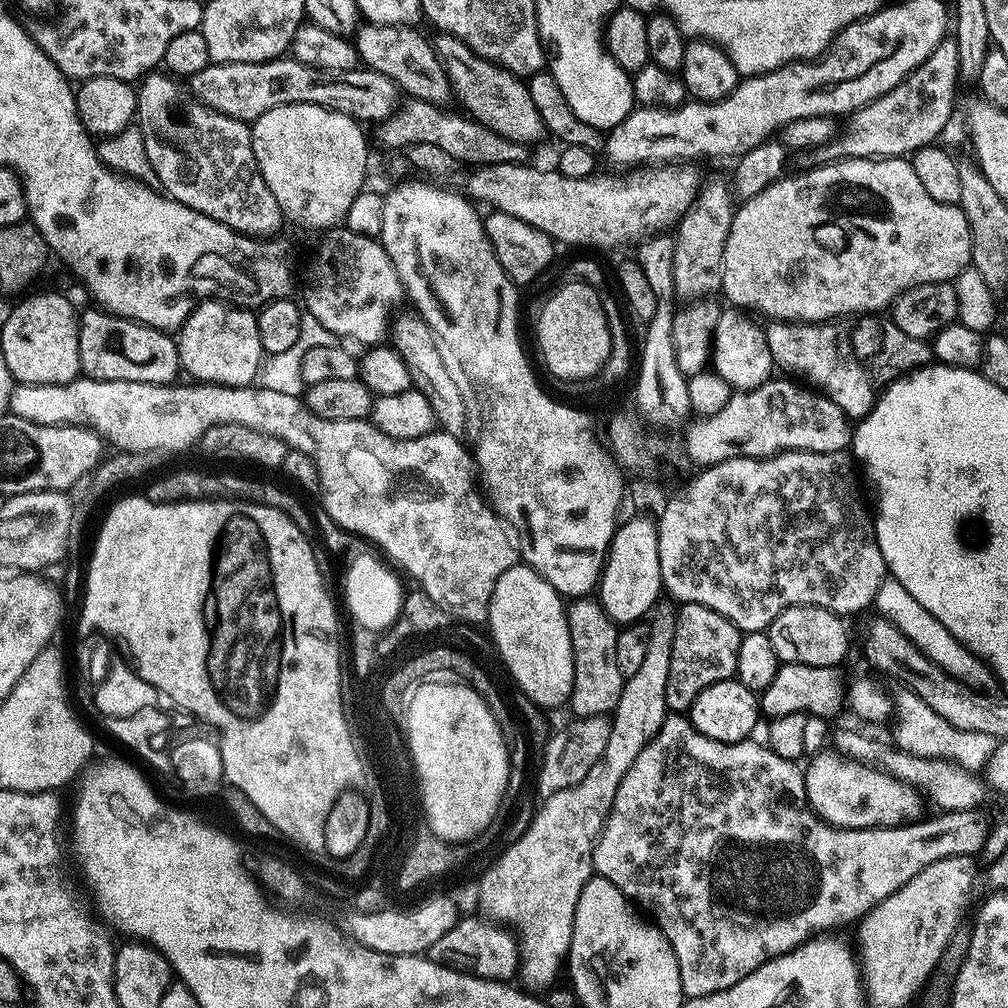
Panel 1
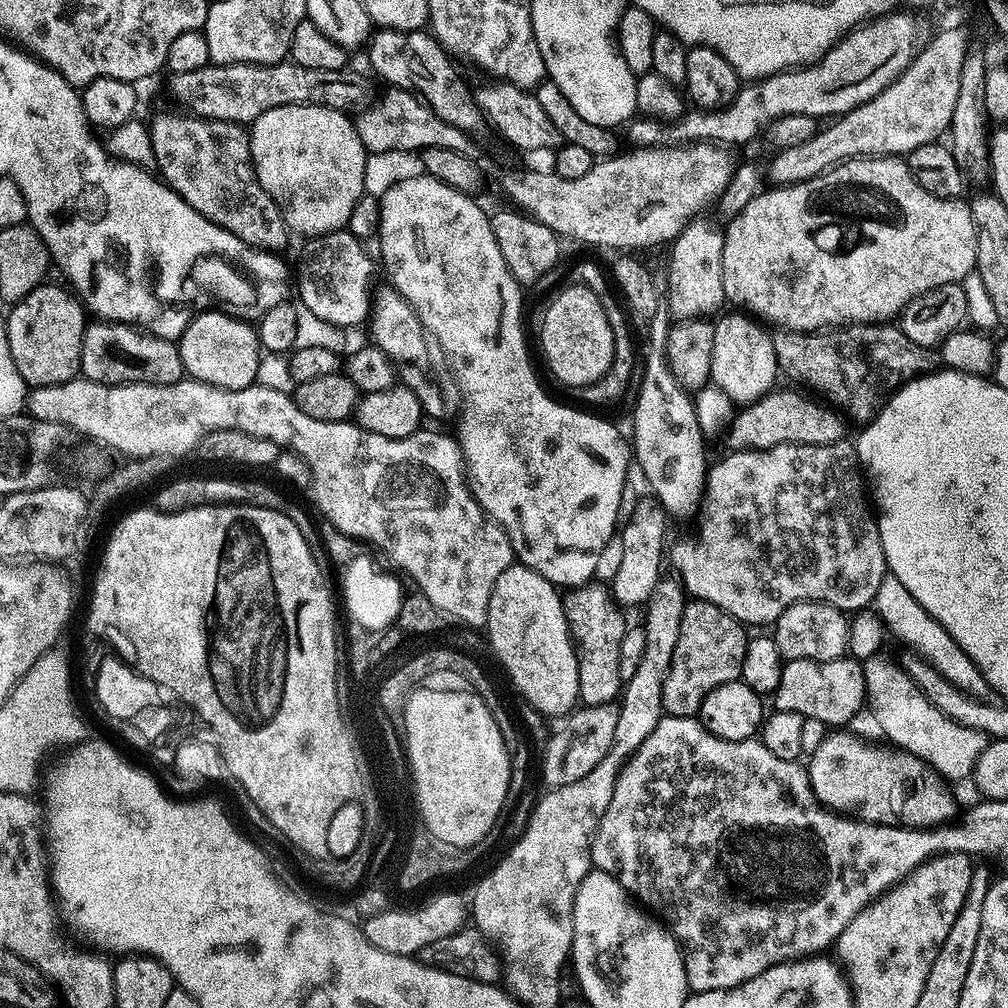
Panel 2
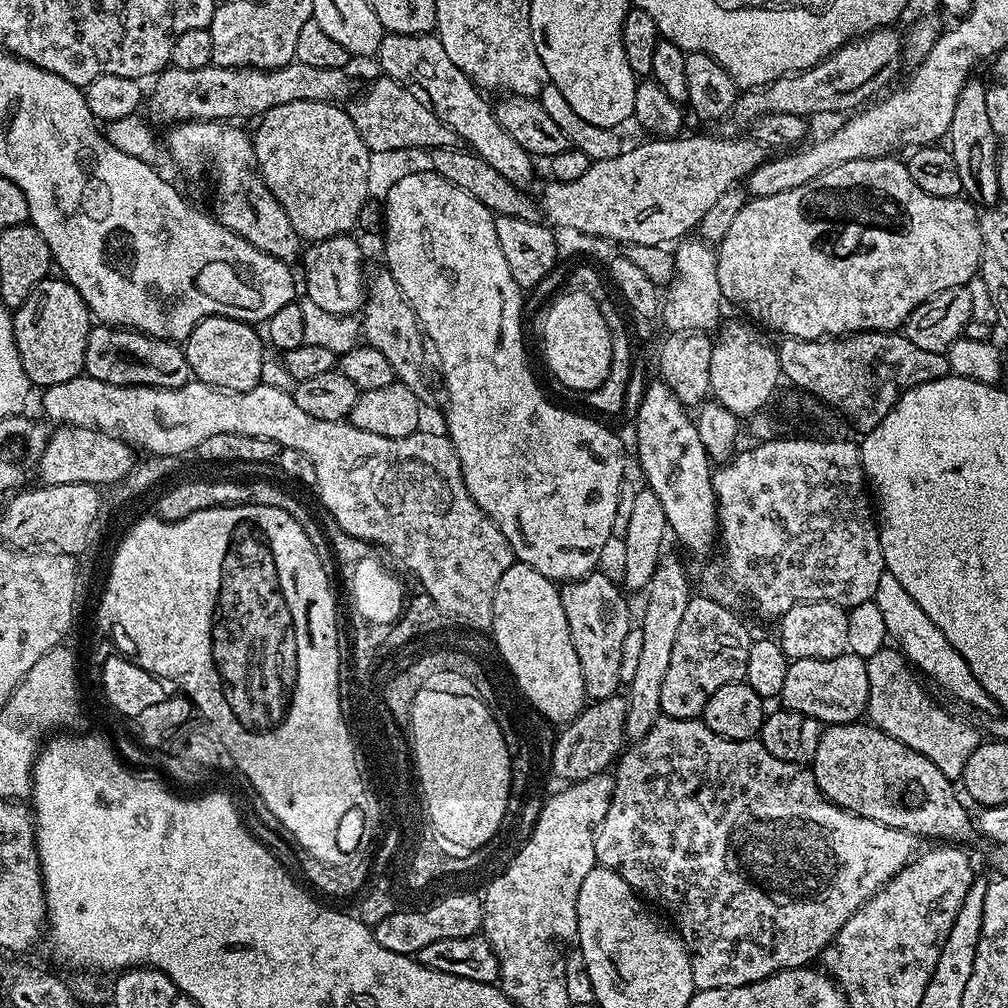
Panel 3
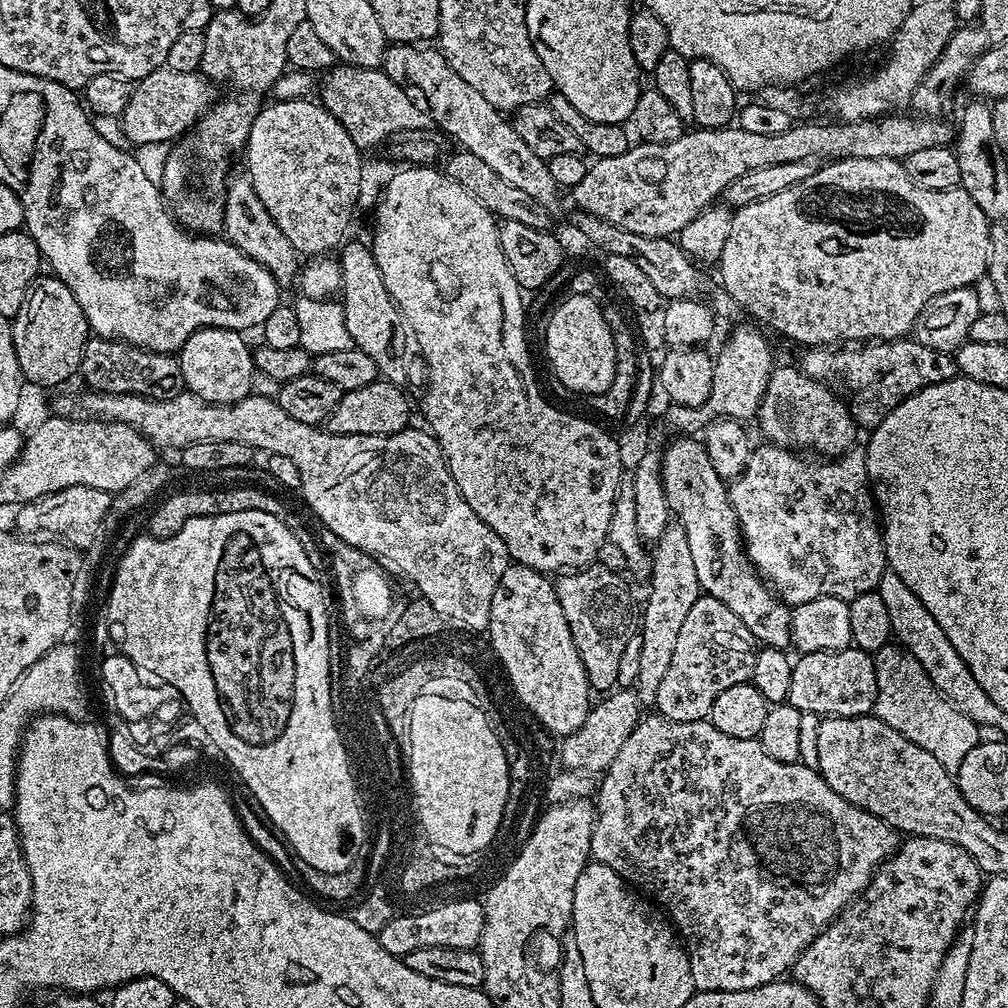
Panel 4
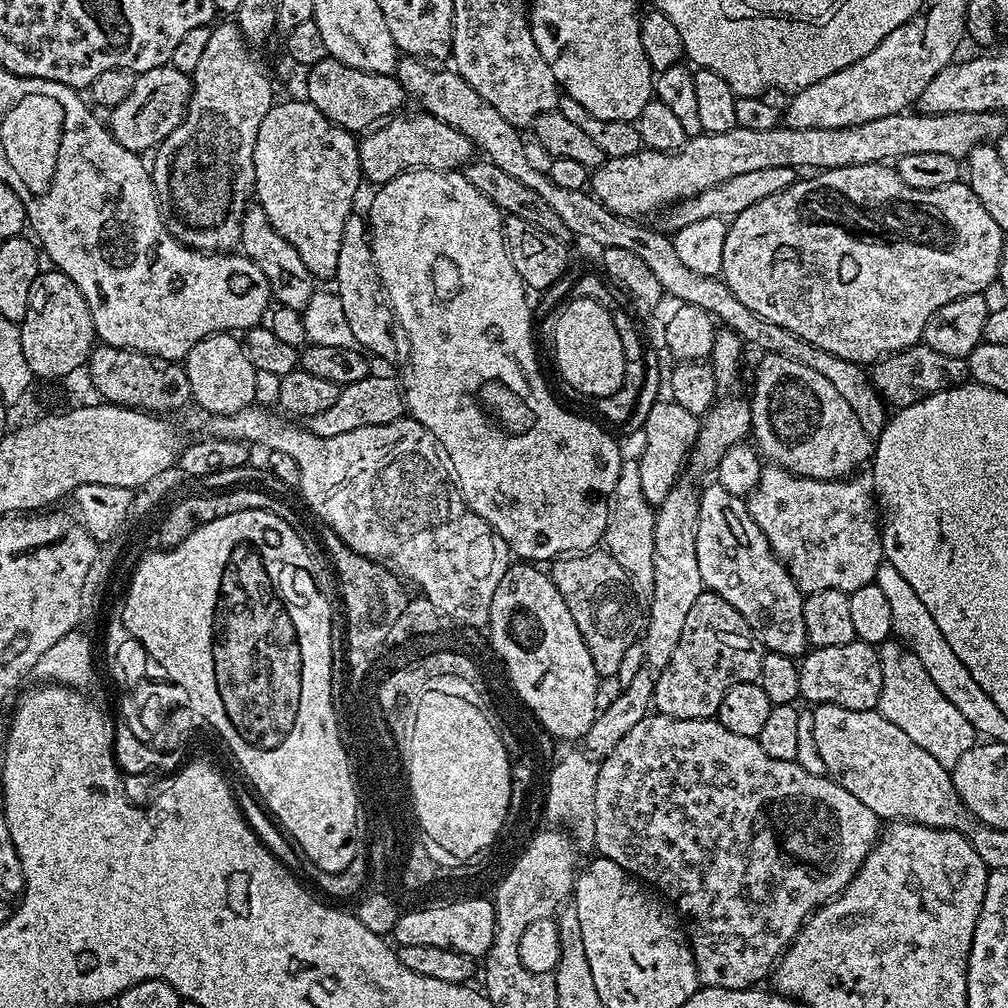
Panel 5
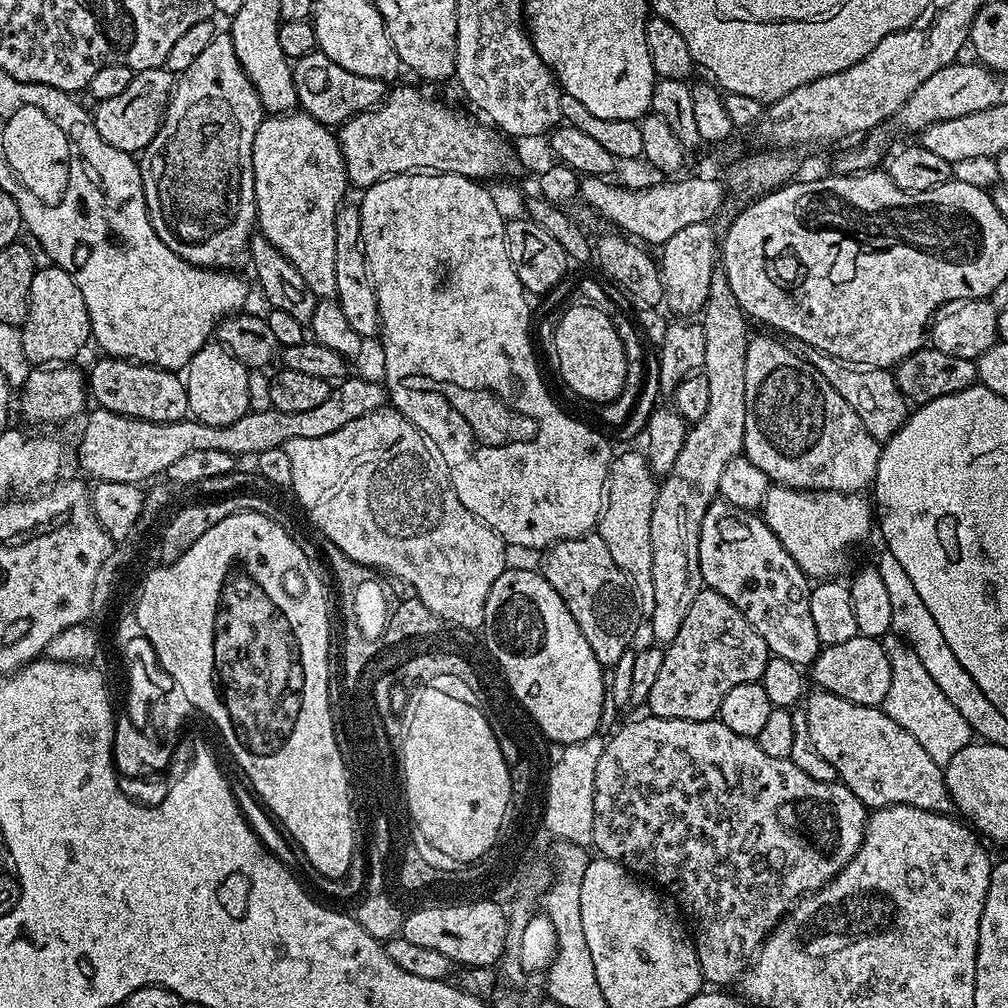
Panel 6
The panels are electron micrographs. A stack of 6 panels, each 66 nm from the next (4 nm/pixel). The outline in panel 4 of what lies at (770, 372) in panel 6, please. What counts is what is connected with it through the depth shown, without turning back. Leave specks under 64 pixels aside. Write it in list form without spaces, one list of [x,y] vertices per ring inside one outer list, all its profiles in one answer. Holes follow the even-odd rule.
[[[777,367],[758,413],[763,439],[778,448],[805,448],[808,452],[817,452],[820,458],[835,458],[853,451],[858,425],[852,419],[849,405],[845,401],[843,404],[831,391],[835,392],[825,381],[807,376],[799,367]]]

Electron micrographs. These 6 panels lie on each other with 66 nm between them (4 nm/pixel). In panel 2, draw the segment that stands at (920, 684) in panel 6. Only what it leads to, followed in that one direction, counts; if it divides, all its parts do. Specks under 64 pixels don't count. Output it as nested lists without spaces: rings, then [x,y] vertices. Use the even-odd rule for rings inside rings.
[[[875,655],[862,662],[865,699],[869,709],[885,736],[898,747],[906,750],[907,755],[918,759],[932,767],[937,773],[950,780],[967,779],[973,773],[973,766],[986,745],[986,738],[976,730],[969,727],[958,726],[948,716],[933,706],[928,699],[918,690],[917,684],[909,678],[897,661],[890,661],[883,656]]]

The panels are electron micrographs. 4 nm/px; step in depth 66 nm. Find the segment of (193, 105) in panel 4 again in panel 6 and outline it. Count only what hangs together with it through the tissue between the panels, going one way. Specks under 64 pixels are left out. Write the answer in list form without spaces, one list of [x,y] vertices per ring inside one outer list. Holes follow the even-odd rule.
[[[167,67],[137,71],[130,86],[126,86],[126,90],[118,94],[118,98],[106,98],[95,105],[94,119],[98,134],[102,134],[102,138],[118,150],[129,154],[143,153],[144,148],[152,143],[154,134],[158,134],[162,126],[173,85],[173,73],[169,72]]]

